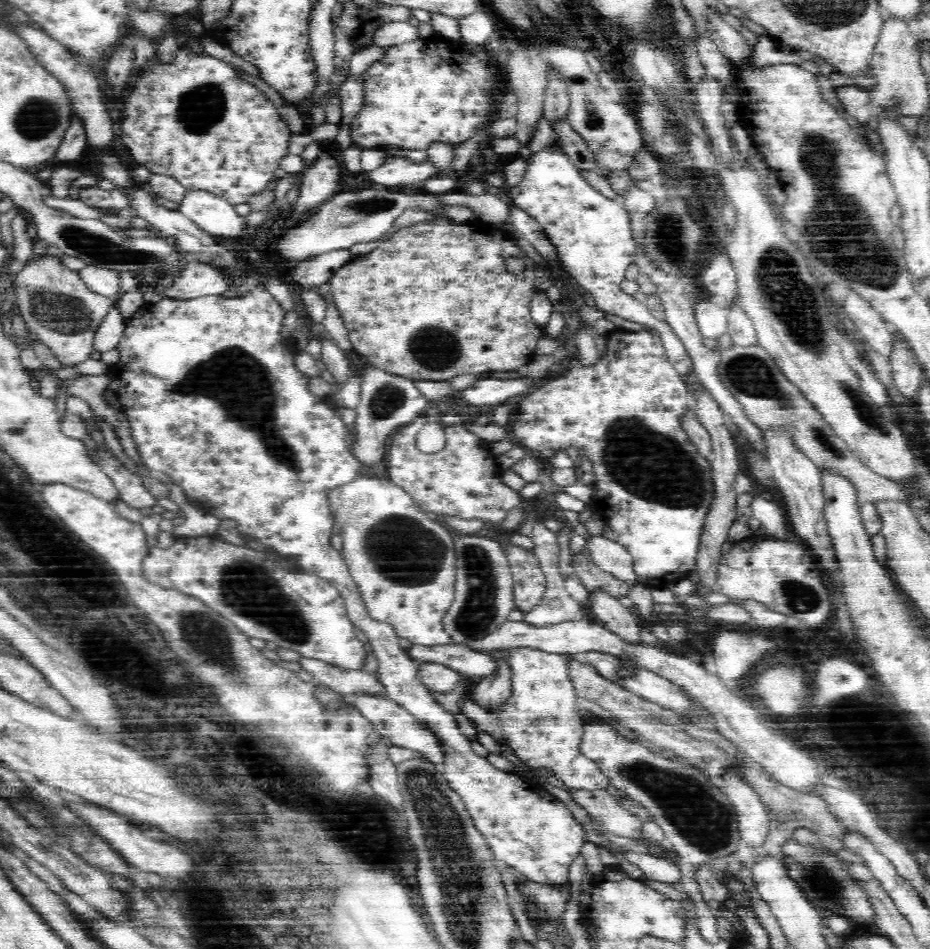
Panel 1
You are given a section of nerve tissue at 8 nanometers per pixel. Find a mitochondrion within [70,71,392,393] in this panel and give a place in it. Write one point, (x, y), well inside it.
(199, 107)

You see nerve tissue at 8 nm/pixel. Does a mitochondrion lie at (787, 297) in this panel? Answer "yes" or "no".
yes

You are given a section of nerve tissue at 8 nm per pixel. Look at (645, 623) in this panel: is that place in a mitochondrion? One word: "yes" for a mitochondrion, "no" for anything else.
no

